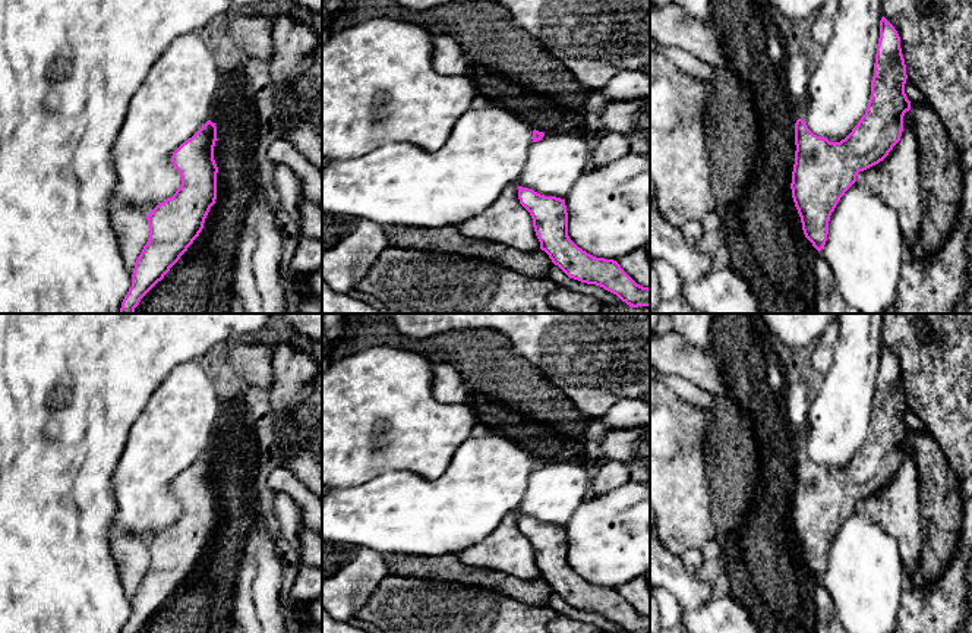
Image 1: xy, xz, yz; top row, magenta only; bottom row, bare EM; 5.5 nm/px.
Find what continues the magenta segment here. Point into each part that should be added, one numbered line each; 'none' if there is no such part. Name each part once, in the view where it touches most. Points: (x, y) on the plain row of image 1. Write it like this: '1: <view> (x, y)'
none

